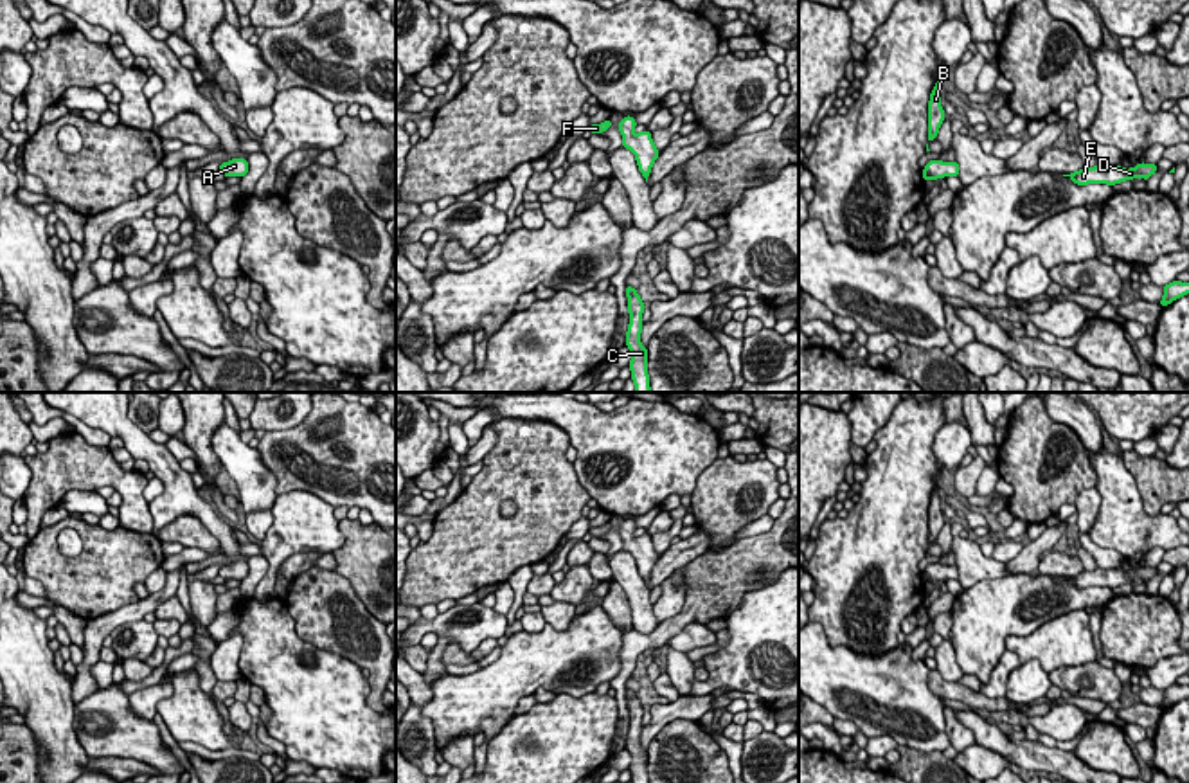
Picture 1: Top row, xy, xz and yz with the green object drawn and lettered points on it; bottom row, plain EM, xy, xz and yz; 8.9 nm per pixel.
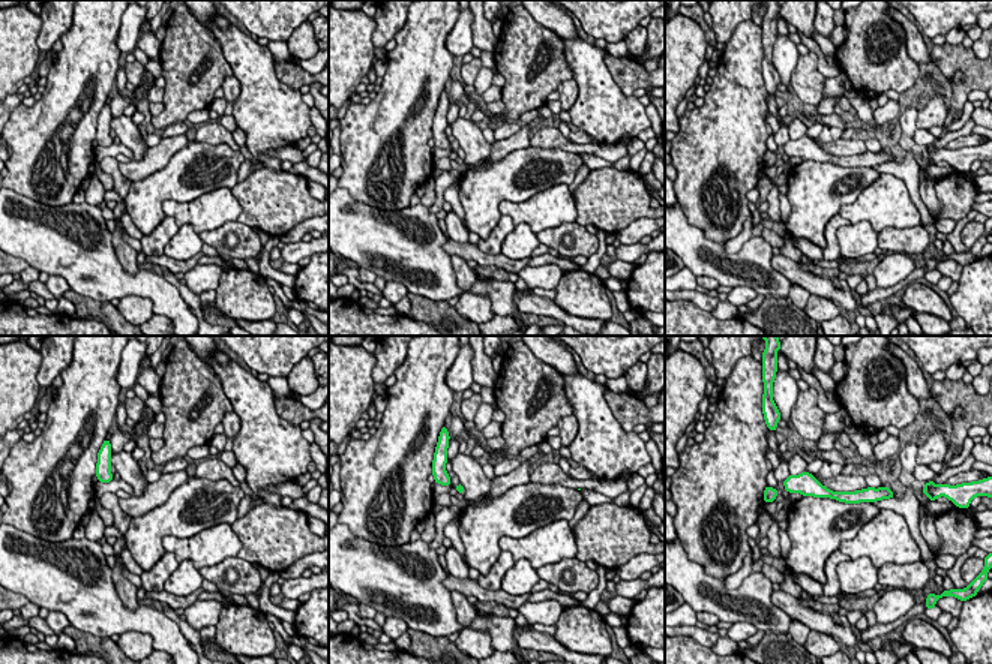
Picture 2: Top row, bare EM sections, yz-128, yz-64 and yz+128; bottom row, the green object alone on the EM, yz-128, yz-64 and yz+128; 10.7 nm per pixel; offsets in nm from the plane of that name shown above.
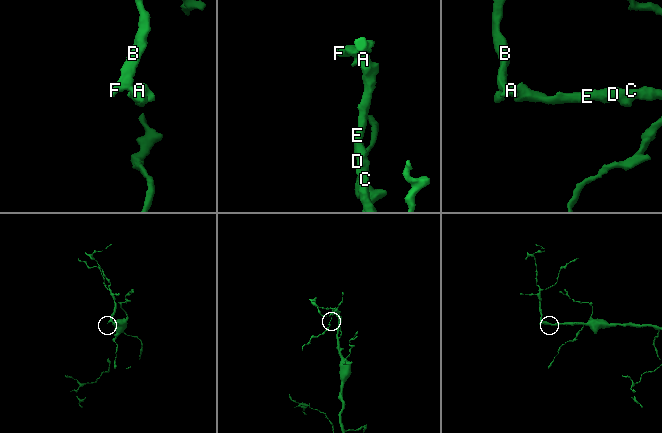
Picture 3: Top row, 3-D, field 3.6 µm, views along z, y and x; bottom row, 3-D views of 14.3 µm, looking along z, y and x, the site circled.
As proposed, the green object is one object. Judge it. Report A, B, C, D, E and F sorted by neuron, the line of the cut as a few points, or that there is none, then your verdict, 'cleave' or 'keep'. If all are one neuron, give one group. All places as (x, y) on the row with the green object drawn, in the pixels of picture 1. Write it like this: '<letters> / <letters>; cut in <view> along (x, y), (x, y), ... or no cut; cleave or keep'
A B C D E F; no cut; keep

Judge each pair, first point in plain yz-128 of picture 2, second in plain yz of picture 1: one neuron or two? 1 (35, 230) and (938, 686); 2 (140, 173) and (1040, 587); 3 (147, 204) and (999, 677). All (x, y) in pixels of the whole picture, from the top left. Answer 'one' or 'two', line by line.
1: two
2: two
3: two

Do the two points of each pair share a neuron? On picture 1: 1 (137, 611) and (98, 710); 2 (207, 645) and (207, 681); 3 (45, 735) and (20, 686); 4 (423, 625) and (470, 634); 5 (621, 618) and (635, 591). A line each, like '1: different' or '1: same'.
1: different
2: same
3: same
4: same
5: different

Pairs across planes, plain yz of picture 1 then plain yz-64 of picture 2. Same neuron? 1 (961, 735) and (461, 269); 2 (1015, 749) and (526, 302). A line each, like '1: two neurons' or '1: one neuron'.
1: one neuron
2: one neuron

